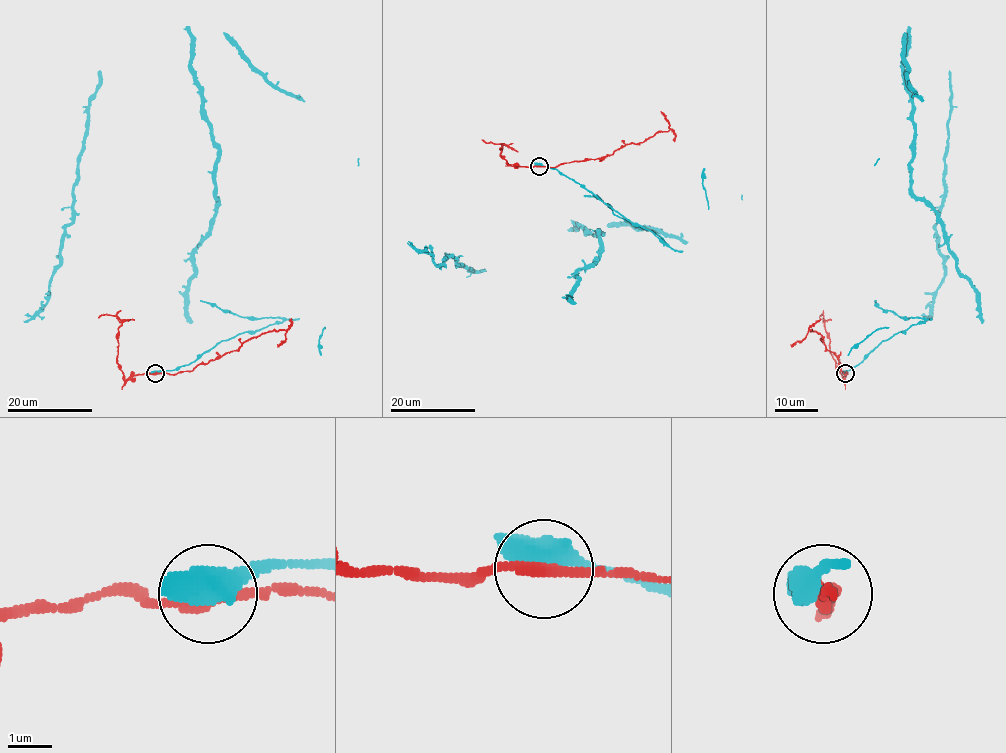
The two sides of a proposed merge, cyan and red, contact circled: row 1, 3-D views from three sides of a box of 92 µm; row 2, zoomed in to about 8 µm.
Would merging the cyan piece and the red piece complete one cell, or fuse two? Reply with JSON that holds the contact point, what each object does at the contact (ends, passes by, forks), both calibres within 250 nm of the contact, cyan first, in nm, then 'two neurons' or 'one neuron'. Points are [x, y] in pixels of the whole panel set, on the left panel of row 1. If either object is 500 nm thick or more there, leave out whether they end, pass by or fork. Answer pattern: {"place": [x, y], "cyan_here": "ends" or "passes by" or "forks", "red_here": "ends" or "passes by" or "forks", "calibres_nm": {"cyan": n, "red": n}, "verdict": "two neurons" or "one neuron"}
{"place": [155, 373], "calibres_nm": {"cyan": 500, "red": 260}, "verdict": "two neurons"}

